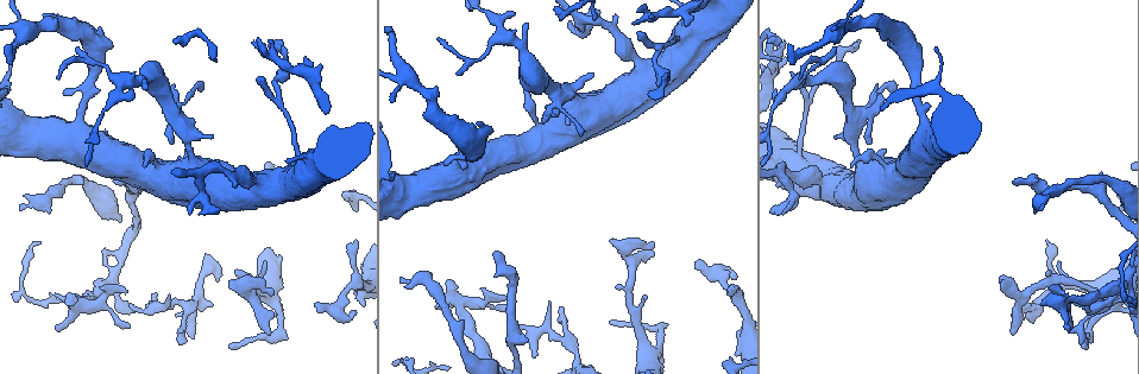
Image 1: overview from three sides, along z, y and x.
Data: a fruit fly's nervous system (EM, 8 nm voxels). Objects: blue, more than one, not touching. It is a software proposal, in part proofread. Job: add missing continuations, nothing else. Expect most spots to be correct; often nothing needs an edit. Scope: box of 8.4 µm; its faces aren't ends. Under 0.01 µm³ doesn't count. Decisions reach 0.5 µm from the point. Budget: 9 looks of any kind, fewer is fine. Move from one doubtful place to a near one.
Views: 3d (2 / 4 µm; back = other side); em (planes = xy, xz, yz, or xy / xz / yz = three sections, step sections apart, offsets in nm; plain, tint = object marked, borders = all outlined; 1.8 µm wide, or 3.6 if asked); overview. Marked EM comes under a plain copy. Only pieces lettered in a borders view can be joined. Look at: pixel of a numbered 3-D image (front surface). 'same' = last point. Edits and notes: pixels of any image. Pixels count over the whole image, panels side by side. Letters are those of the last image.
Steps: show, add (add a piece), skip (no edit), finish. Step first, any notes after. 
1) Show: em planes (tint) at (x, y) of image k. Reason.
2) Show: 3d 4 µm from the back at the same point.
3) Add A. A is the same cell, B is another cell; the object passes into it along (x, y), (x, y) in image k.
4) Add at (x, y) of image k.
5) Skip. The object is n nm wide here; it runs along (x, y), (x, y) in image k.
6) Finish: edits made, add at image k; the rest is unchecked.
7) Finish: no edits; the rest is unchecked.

Show: em yz step 16 (borders) at (1041, 208) of image 1. Free end.

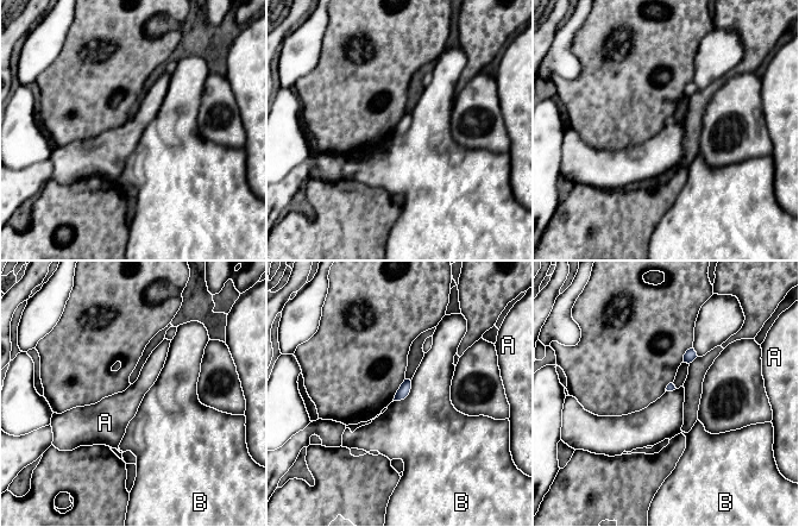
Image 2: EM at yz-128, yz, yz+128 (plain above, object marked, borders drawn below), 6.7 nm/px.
Skip. The longest contact is with B, 190 nm; A and B are other cells; a border runs along (411, 381), (409, 393), (394, 401) in image 2; none of them fits.

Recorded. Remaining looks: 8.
Show: em xz step 16 (borders) at (494, 253) of image 1. End of a long branch.

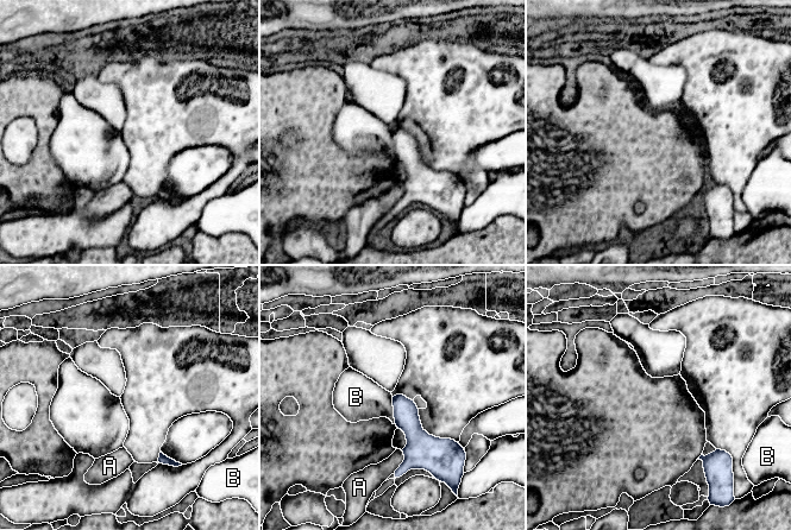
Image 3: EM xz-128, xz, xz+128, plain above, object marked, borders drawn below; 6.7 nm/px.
Show: em planes (borders) at the same point. Cut it another way.

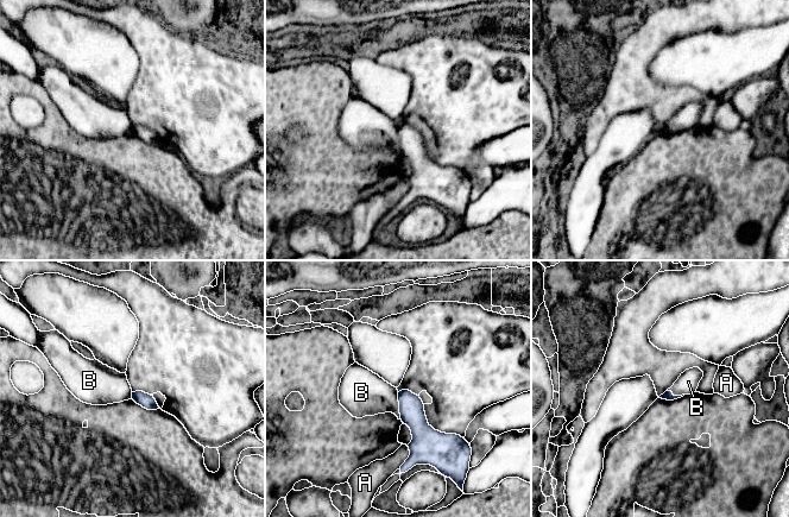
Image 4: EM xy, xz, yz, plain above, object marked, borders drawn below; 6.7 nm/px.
Skip. A and B are other cells; a border runs along (397, 392), (401, 418) in image 4; none of them fits.

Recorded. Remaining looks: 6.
Show: em planes (borders) at (881, 94) of image 1. Free end.

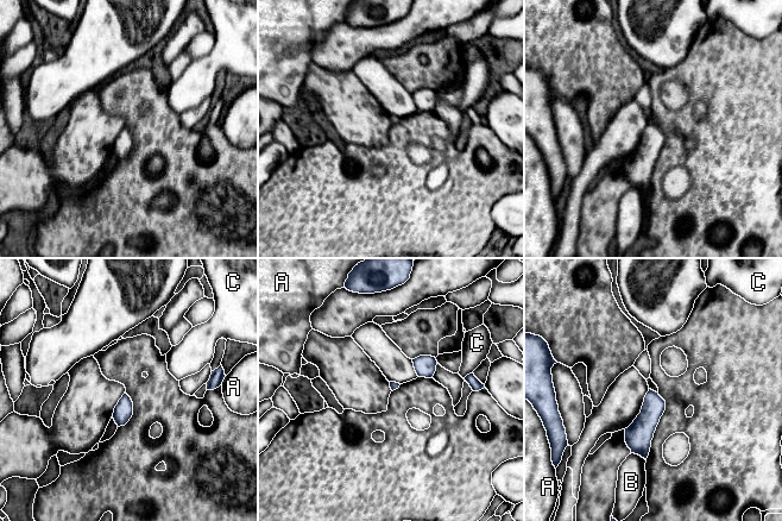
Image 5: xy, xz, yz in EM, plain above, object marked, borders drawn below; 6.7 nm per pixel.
Skip. A, B and C are other cells; a border runs along (472, 372), (464, 378) in image 5; none of them fits.

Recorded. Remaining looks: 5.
Show: em planes (borders) at (350, 312) of image 1. An open end.

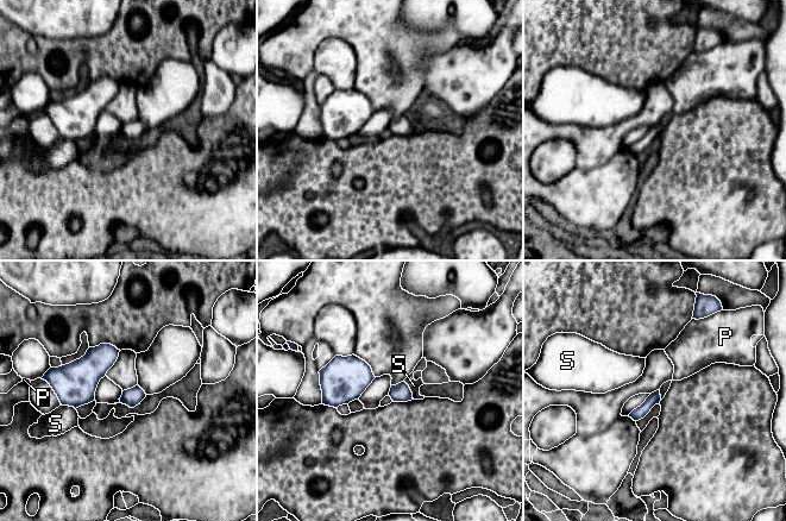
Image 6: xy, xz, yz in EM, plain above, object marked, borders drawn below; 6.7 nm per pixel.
Skip. The longest contact is with S, 140 nm; P and S are other cells; a border runs along (403, 381), (413, 397) in image 6; no lettered piece goes on from it.

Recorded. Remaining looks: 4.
Finish: no edits; the rest is unchecked.

